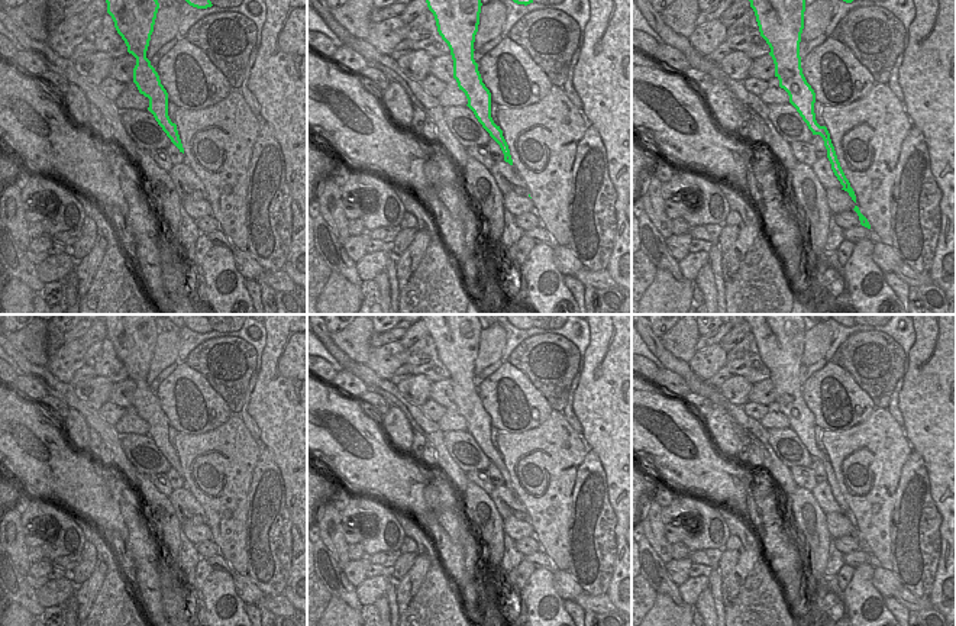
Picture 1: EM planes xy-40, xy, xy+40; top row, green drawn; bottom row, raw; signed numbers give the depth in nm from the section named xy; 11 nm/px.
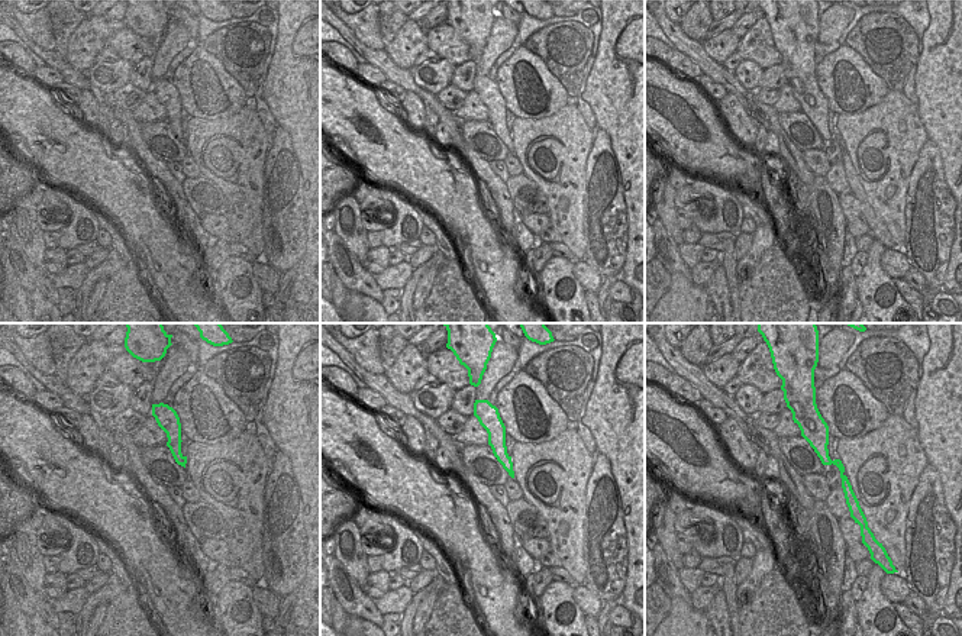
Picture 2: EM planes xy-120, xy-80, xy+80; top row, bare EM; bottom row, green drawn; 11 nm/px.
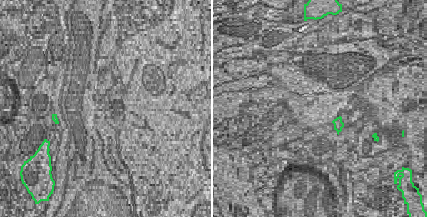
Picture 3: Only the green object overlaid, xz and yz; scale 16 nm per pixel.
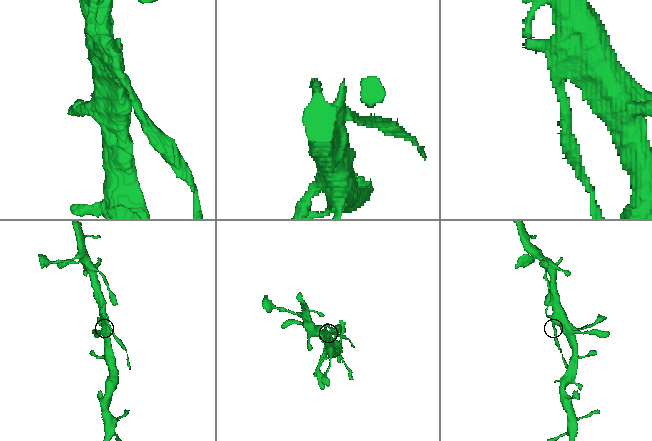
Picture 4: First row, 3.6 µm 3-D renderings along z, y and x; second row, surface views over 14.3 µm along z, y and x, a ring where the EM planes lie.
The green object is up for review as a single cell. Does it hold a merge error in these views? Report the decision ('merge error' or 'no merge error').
merge error

